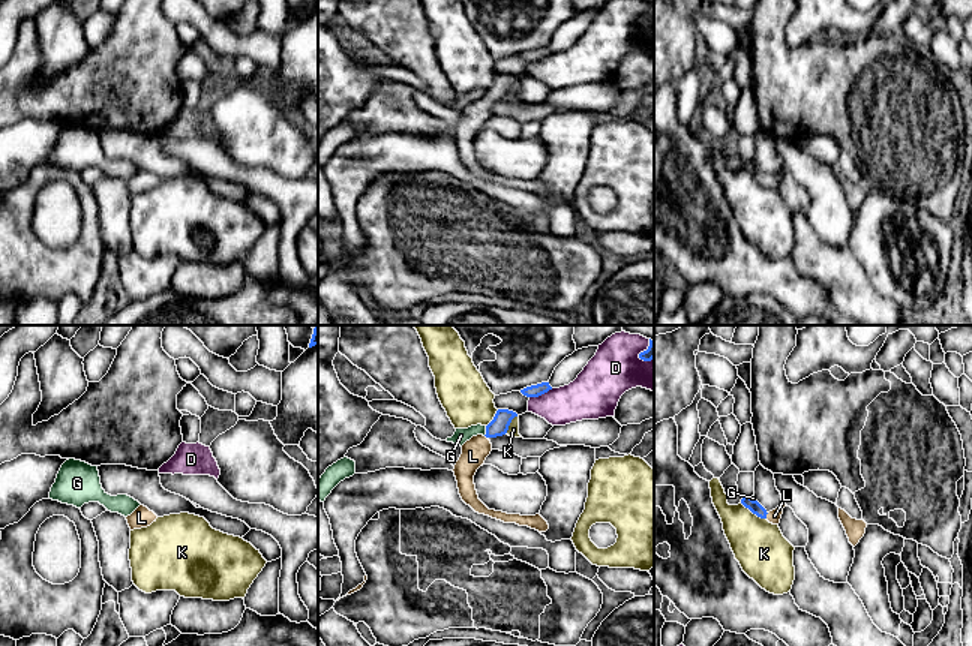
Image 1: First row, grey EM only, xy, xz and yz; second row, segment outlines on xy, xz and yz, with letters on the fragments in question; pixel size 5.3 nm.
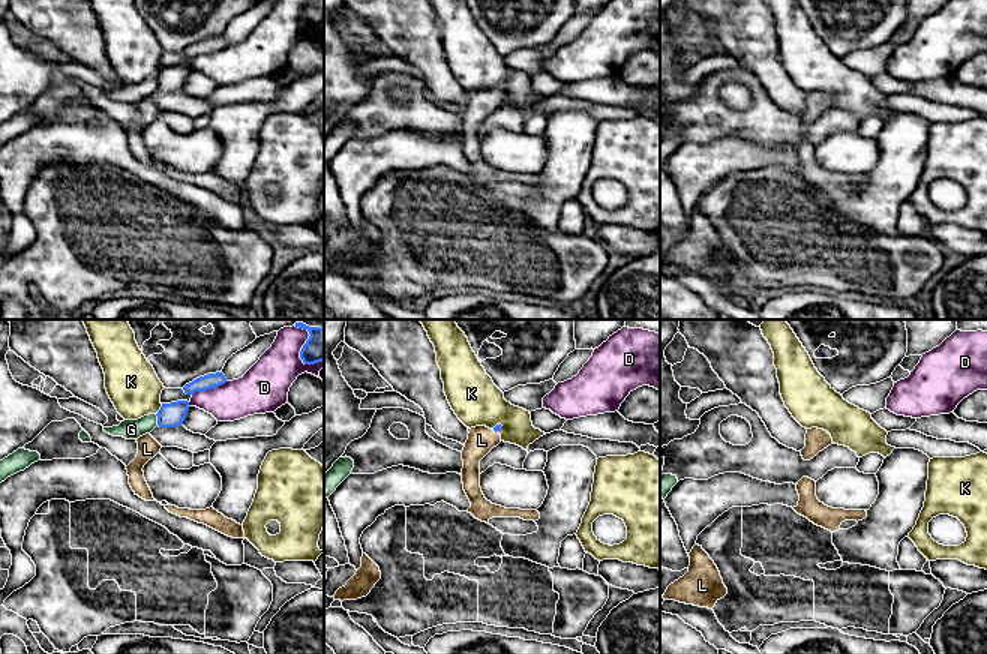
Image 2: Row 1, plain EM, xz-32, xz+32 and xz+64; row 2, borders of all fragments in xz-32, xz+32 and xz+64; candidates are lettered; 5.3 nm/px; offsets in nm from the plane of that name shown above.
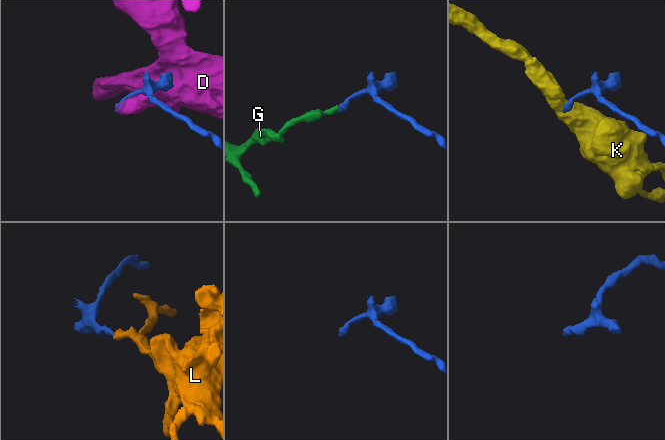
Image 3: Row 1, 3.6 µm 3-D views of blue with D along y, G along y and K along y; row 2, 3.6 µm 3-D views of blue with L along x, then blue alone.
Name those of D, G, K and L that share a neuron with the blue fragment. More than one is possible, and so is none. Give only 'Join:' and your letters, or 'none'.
Join: L

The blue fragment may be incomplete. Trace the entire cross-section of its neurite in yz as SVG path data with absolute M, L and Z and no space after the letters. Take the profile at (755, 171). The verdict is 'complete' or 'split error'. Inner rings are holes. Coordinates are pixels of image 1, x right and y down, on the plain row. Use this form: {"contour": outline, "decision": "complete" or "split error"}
{"contour": "M744 160L741 163L741 168L748 172L753 178L760 183L766 183L772 189L780 187L783 172L786 171L786 168L782 165L782 168L776 174L768 177L758 165L753 165L750 160Z", "decision": "split error"}

